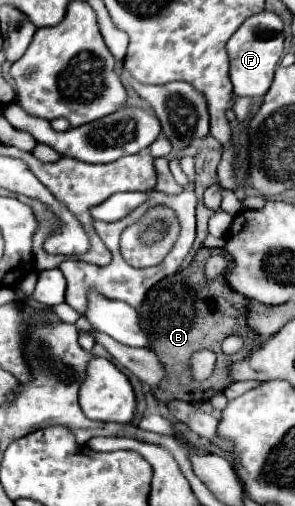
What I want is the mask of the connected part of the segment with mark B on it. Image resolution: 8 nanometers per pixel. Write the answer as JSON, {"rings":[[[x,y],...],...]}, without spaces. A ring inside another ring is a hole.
{"rings":[[[202,248],[194,260],[194,264],[174,276],[168,276],[164,278],[162,282],[158,282],[146,296],[144,304],[138,308],[140,312],[140,320],[142,320],[142,330],[148,332],[148,336],[152,338],[152,350],[158,354],[158,358],[162,360],[164,368],[166,368],[166,380],[158,386],[158,394],[156,390],[154,392],[154,398],[160,400],[160,402],[170,402],[170,400],[184,400],[184,402],[194,402],[194,404],[204,404],[208,402],[214,394],[226,390],[226,386],[230,386],[234,380],[230,378],[230,364],[246,358],[250,352],[254,352],[258,348],[258,340],[256,340],[256,334],[248,328],[248,308],[246,308],[246,298],[242,294],[238,294],[236,290],[230,288],[230,284],[226,284],[224,280],[218,280],[218,282],[212,282],[206,278],[204,274],[204,262],[208,258],[208,248]],[[232,334],[240,334],[244,338],[244,350],[236,356],[224,356],[226,360],[220,364],[220,358],[218,358],[218,366],[214,368],[212,376],[204,382],[198,382],[194,380],[192,376],[192,370],[190,370],[190,358],[194,352],[198,350],[212,350],[216,354],[220,354],[220,344],[224,338],[232,336]]]}

